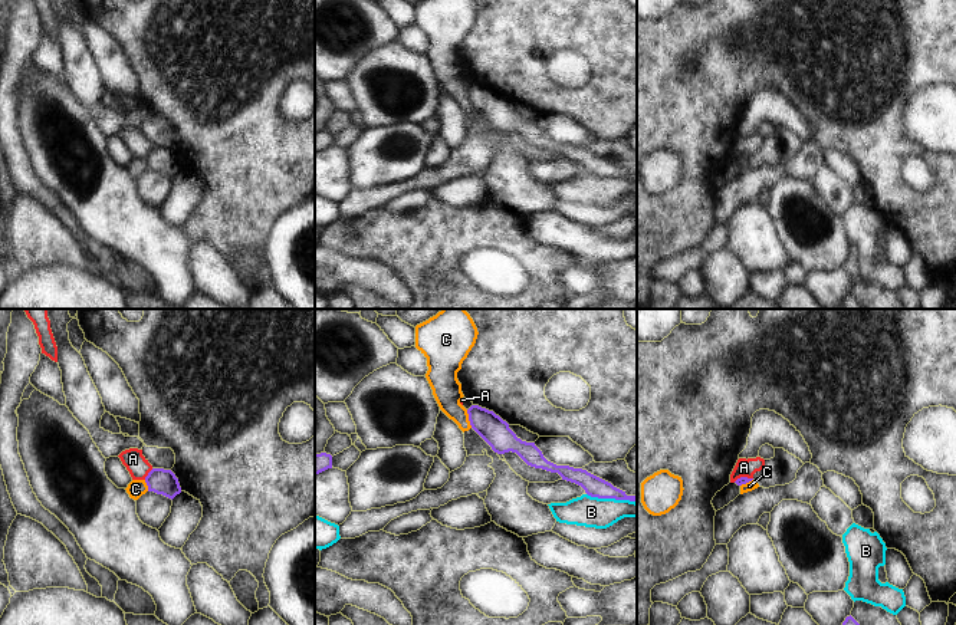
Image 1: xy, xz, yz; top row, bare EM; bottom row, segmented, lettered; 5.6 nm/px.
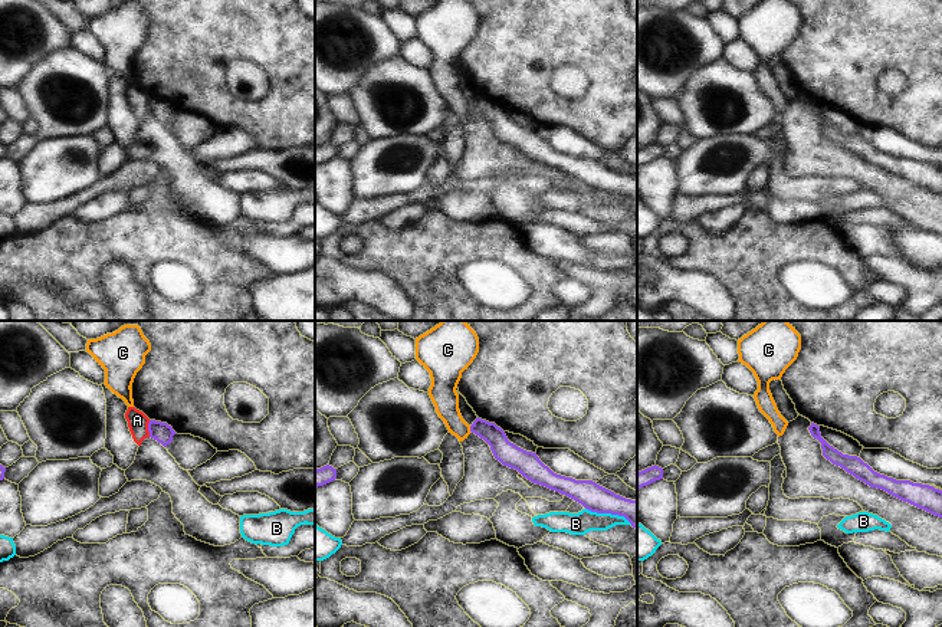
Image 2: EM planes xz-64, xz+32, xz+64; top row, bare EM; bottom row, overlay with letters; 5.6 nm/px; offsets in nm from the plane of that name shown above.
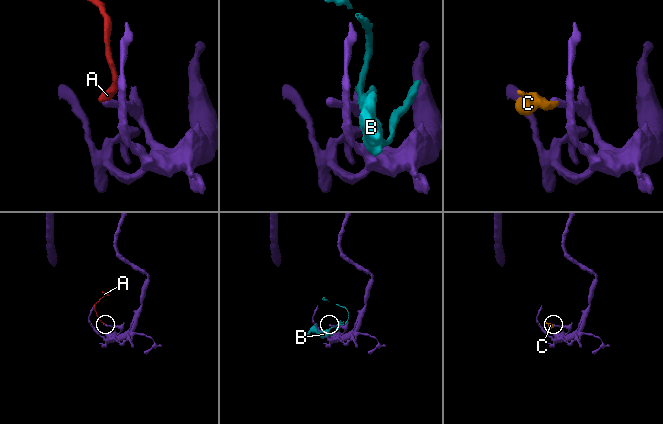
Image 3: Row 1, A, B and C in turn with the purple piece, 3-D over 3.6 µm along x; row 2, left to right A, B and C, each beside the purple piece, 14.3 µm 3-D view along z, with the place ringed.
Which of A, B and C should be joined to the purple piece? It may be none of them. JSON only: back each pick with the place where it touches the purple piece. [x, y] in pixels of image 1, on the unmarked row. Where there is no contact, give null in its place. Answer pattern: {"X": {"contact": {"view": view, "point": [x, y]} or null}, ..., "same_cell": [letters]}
{"same_cell": []}

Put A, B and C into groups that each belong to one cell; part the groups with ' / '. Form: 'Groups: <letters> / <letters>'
Groups: A / B / C.

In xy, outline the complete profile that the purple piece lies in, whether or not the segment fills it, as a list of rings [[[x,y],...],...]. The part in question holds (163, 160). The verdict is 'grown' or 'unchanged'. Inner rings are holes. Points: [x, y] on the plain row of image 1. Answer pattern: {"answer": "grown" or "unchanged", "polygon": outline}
{"answer": "unchanged", "polygon": [[[152,147],[145,155],[145,161],[148,170],[162,172],[171,178],[181,171],[178,157],[171,148]]]}

